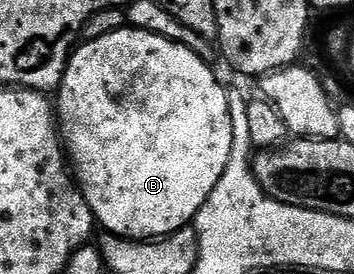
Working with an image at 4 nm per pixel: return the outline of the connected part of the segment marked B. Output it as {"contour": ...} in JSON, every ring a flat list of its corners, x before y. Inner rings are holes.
{"contour":[[129,25,108,33,104,37,87,39,71,54,66,63,62,85,56,92,56,98,58,98,58,103,56,99,56,119,60,124,60,135,64,140,64,147,68,152,76,182,82,189,82,196,88,201,97,226,103,232,121,235,124,239,143,241,164,239,168,235,176,234,181,227,191,226,200,213,204,201,208,201,208,193,216,189,228,165,228,157,232,153,236,118,230,112,230,95,222,88,221,81,214,76,210,66,211,64,199,57,191,47,185,47,183,43,177,43,168,37,160,37,156,33,139,31,138,28]]}

